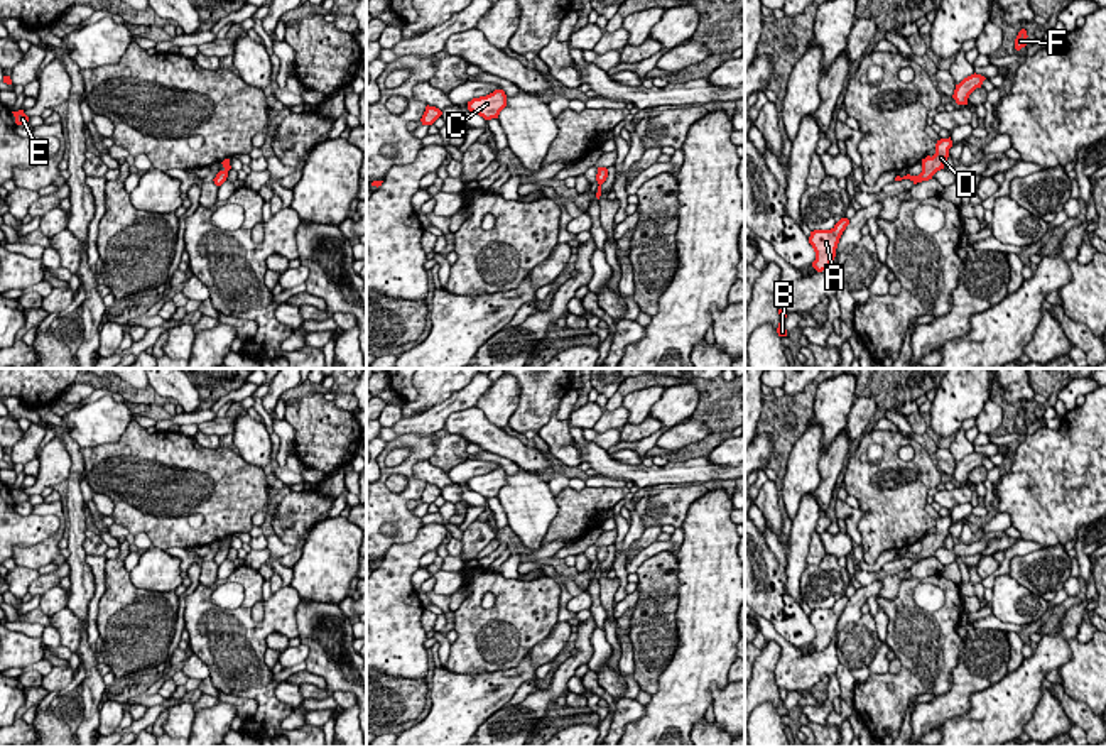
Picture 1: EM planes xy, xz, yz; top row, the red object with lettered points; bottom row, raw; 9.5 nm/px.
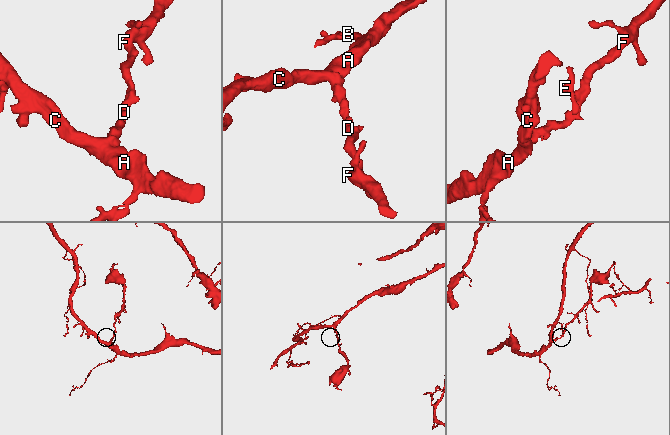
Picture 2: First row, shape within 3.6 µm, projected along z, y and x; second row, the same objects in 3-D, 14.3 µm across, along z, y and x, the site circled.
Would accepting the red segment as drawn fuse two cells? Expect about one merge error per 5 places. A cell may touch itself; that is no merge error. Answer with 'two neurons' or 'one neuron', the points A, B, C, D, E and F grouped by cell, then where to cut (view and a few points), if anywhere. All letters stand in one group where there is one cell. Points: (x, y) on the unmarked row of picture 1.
one neuron; A B C D E F; no cut

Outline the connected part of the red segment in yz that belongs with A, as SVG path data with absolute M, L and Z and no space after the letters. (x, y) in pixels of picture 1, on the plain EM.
M841 597L831 608L811 610L809 622L816 630L816 639L812 641L812 646L817 651L826 649L834 639L839 617L848 603L849 603L849 598Z

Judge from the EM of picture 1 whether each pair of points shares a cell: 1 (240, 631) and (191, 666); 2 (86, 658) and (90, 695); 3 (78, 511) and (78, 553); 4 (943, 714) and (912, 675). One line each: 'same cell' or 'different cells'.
1: different cells
2: same cell
3: same cell
4: different cells

